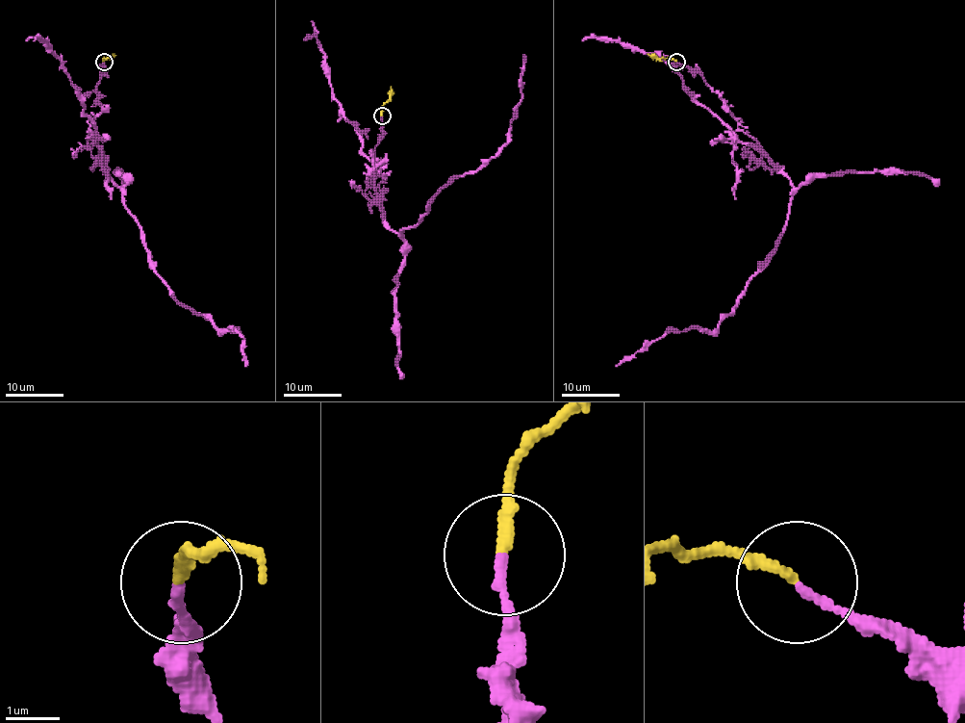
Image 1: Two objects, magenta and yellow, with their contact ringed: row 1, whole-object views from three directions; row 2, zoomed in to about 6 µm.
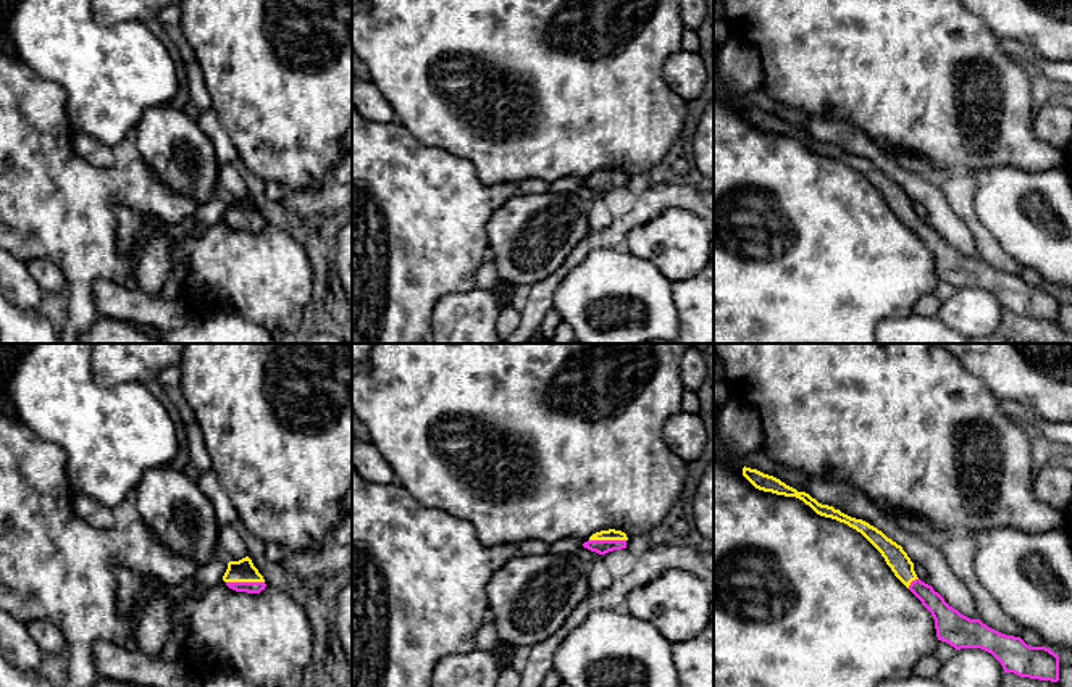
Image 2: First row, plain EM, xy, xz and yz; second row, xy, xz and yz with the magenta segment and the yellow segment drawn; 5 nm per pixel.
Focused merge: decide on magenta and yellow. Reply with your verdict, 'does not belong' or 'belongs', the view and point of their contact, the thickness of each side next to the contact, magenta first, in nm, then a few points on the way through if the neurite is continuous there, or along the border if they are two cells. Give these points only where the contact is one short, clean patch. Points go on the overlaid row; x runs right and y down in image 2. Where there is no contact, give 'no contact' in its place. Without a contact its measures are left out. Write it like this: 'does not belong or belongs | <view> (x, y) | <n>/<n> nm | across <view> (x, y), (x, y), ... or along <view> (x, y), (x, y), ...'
belongs | xy (246, 582) | 60/110 nm | across xy (251, 587), (246, 582), (238, 571)

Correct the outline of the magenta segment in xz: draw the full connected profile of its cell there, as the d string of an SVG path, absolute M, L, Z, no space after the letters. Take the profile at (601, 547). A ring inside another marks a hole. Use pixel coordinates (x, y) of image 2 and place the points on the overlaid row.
M609 529L593 534L583 547L599 555L605 555L613 550L626 548L626 540L628 537L625 532Z

